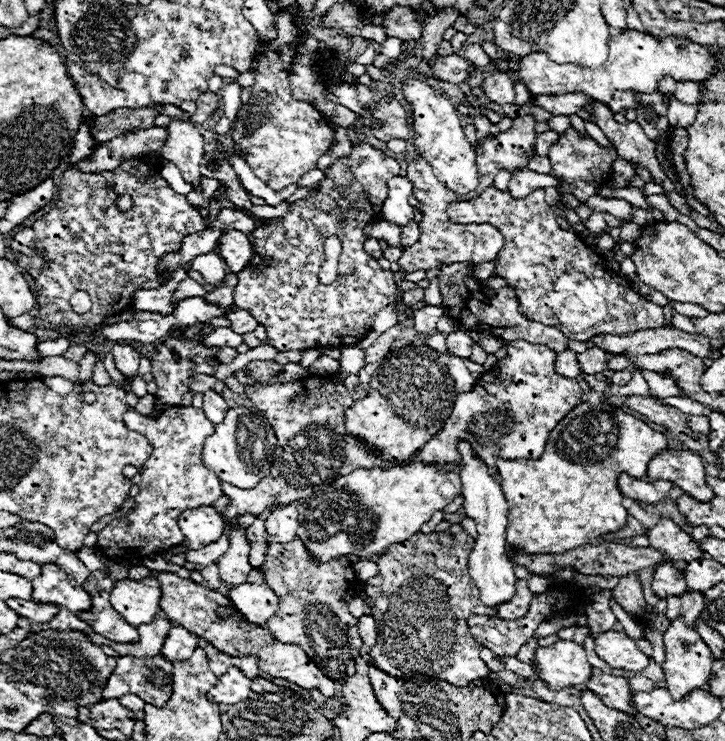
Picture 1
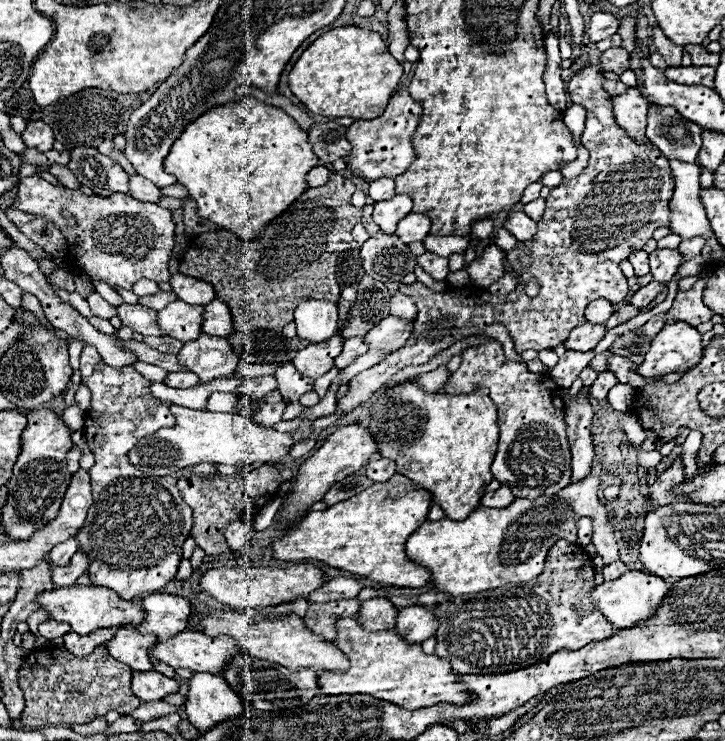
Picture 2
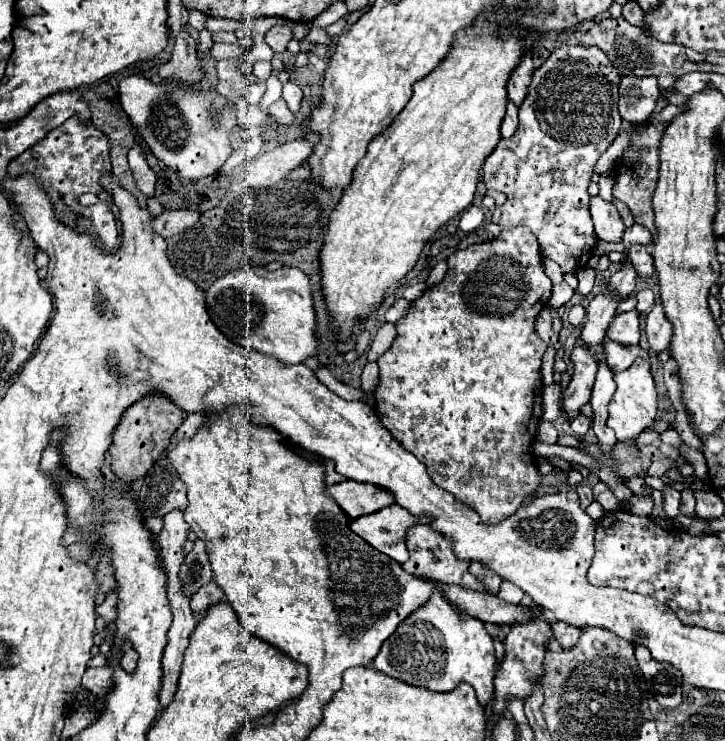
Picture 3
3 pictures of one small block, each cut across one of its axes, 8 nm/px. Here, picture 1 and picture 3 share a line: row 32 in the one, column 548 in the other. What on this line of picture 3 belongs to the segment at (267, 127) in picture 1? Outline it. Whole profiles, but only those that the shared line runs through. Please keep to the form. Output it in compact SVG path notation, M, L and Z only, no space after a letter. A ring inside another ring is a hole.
M524 226L502 230L494 240L472 244L466 250L458 250L458 252L450 254L446 262L448 262L448 272L446 272L444 280L438 286L428 288L422 294L422 298L418 298L410 304L406 316L396 322L398 336L396 336L394 344L378 360L380 384L374 392L376 414L380 416L382 424L390 430L390 434L426 466L426 470L436 486L452 492L460 502L474 508L482 516L484 522L494 524L494 522L500 522L502 518L512 516L522 506L522 502L534 494L534 490L538 488L538 482L542 478L536 468L534 456L530 454L530 448L532 448L532 442L536 440L536 428L542 420L542 398L540 396L542 396L544 386L542 386L542 378L540 378L540 364L542 364L542 356L548 346L544 340L538 338L538 334L534 330L534 322L536 322L536 316L540 314L540 310L550 300L552 280L544 274L542 252L540 252L536 236Z

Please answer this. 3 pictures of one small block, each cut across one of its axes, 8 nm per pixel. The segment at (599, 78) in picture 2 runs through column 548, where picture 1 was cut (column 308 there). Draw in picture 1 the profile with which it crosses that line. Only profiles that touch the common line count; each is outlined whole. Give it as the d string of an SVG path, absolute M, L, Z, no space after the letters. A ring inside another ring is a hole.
M360 142L352 148L352 154L348 158L338 158L334 164L330 164L324 170L326 178L322 178L318 184L314 184L314 194L306 196L298 202L294 202L288 212L282 218L268 220L264 226L258 226L252 234L248 234L248 240L252 244L254 256L248 262L248 266L238 272L238 284L234 288L234 306L248 310L256 322L260 322L268 332L268 342L280 350L308 350L308 348L340 348L360 342L372 328L374 316L388 304L396 302L398 290L394 284L394 272L382 270L374 258L368 256L364 250L364 242L368 236L364 234L364 226L374 224L382 220L380 210L386 200L386 182L392 176L400 174L400 164L386 156L382 150L376 150L374 146ZM328 236L338 236L342 240L342 254L338 262L338 276L334 284L320 284L318 270L324 256L324 240Z

